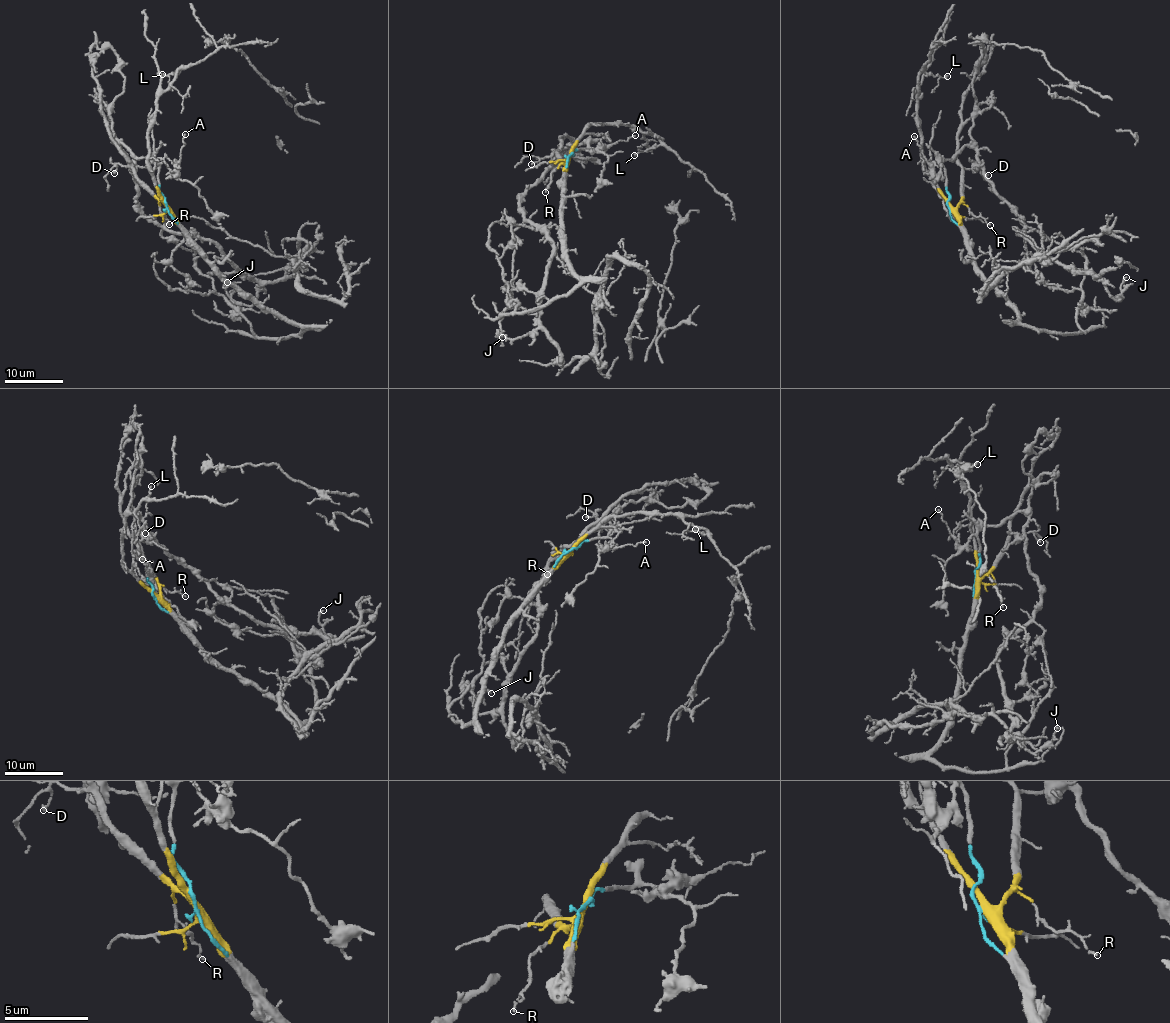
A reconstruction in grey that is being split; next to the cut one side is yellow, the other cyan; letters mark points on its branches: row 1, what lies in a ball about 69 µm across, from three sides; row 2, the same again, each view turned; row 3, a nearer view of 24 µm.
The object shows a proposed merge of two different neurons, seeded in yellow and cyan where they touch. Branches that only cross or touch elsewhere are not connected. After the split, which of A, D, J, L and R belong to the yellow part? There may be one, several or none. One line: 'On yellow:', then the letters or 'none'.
On yellow: D, L, R

